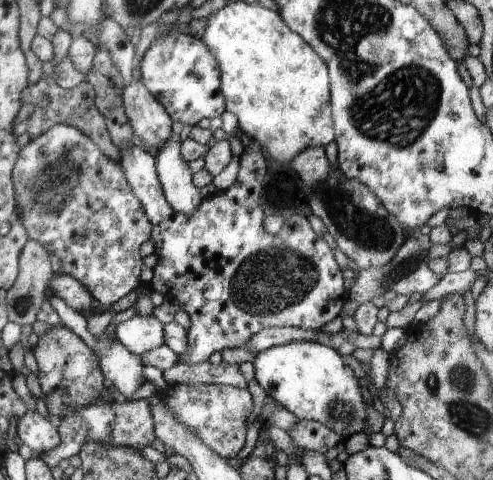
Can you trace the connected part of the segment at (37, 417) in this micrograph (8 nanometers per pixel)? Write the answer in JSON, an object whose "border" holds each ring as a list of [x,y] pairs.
{"border":[[[27,410],[18,421],[16,428],[20,440],[29,446],[35,454],[54,450],[60,445],[59,429],[50,424],[42,414]]]}

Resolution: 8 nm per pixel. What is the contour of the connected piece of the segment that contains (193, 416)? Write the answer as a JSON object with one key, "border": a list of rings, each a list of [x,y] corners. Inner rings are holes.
{"border":[[[186,385],[172,387],[170,394],[161,392],[164,402],[174,412],[176,420],[188,426],[210,450],[226,459],[236,458],[246,440],[244,420],[252,410],[252,396],[248,390],[229,385]]]}

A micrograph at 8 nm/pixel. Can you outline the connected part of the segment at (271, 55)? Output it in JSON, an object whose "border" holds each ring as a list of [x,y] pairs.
{"border":[[[244,1],[227,2],[224,8],[207,19],[208,24],[206,24],[201,39],[205,40],[205,43],[212,49],[214,56],[217,57],[221,69],[221,88],[225,95],[225,110],[229,110],[236,115],[240,132],[248,134],[253,142],[266,150],[266,154],[270,154],[274,160],[278,160],[282,164],[290,164],[296,155],[300,155],[308,147],[324,148],[334,140],[335,130],[330,104],[330,77],[326,62],[316,54],[316,51],[307,42],[304,42],[304,39],[299,34],[292,32],[288,28],[280,12],[261,7],[259,4],[248,5]]]}

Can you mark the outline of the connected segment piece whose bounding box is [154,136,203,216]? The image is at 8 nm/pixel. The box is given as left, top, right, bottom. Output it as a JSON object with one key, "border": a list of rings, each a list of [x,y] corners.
{"border":[[[179,136],[166,143],[154,155],[157,159],[158,178],[166,200],[175,212],[190,216],[202,202],[200,189],[192,183],[192,172],[181,155]]]}

